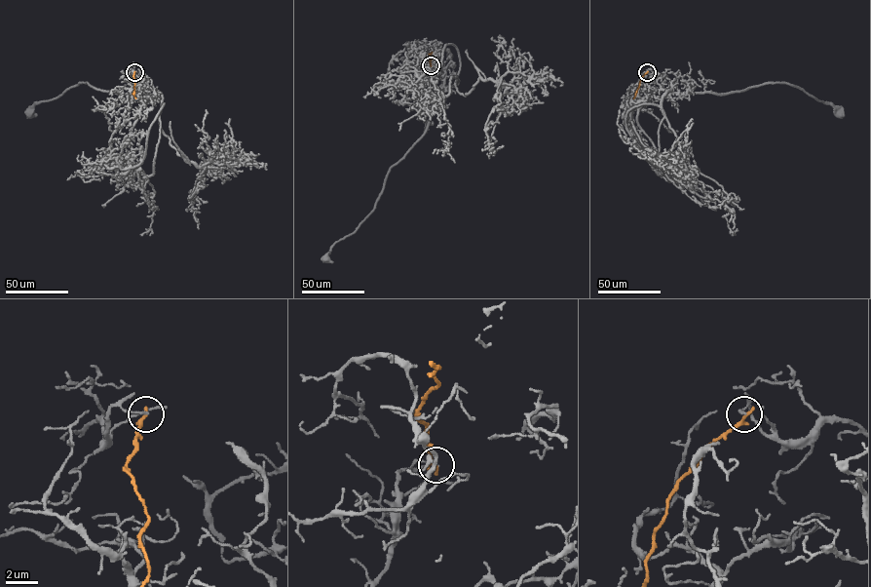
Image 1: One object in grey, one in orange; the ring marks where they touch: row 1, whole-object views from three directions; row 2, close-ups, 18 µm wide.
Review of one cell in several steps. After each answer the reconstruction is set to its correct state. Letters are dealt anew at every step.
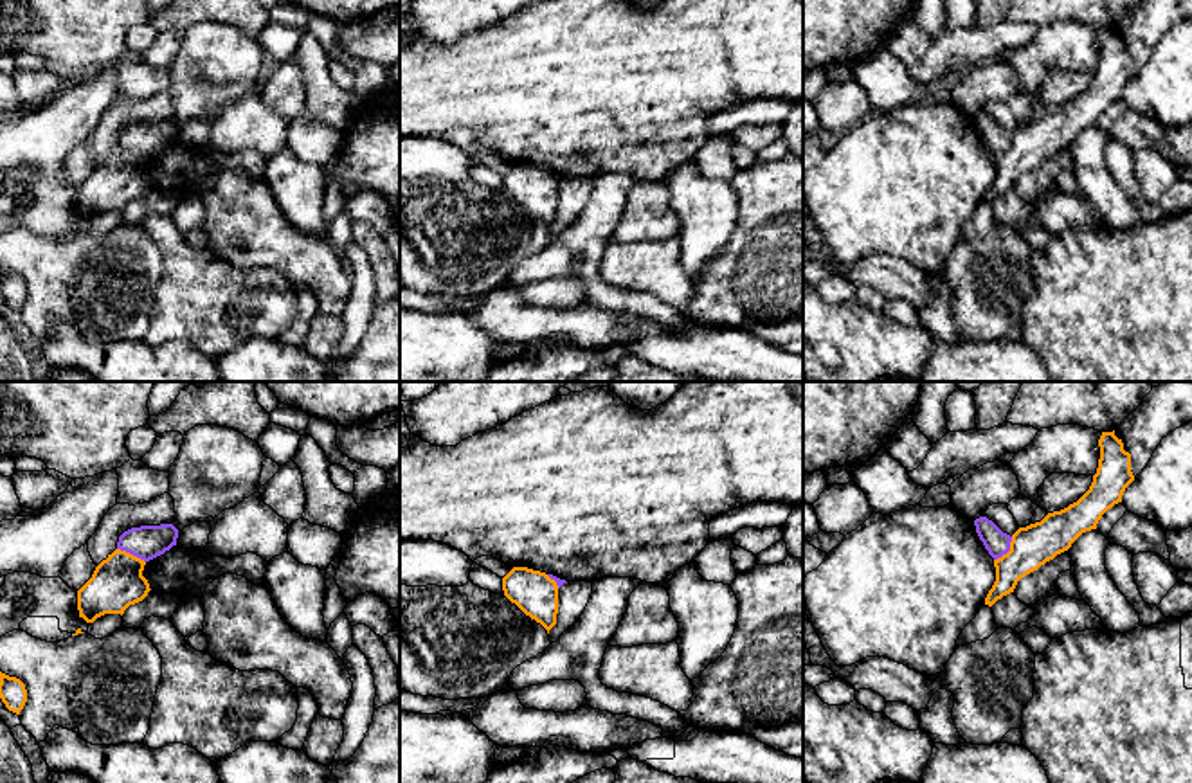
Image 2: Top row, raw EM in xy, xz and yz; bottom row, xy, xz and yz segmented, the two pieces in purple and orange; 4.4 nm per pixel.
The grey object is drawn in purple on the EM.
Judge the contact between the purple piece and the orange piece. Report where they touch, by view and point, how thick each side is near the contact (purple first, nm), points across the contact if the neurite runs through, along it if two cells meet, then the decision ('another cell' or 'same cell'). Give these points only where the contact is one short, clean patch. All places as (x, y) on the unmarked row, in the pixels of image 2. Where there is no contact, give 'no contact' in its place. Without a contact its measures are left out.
yz (1007, 148) | 110/190 nm | along yz (1012, 134), (1011, 144), (994, 157) | another cell

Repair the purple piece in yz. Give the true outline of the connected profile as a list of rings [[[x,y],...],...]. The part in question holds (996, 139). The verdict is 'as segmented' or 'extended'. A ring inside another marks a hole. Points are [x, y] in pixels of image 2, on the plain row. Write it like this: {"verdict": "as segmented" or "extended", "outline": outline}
{"verdict": "as segmented", "outline": [[[980,113],[974,117],[974,122],[980,137],[994,157],[1010,148],[1012,133],[1003,130],[992,117]]]}

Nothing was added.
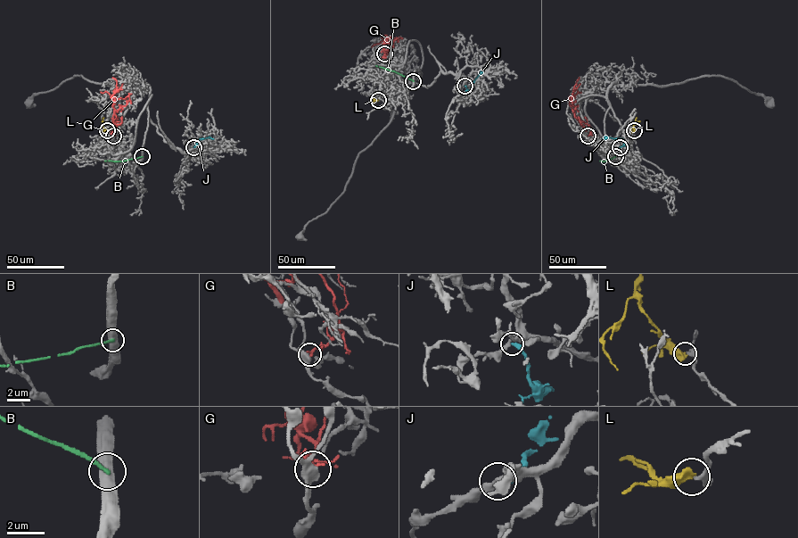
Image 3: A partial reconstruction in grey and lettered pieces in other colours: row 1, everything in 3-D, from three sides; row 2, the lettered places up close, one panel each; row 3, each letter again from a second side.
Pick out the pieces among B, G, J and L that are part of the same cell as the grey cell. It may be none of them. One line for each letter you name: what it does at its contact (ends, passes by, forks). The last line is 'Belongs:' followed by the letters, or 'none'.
L: it ends
Belongs: L

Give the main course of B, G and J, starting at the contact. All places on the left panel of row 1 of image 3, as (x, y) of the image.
B: (143, 156), (124, 161), (104, 161)
G: (113, 136), (111, 97), (117, 84), (112, 78)
J: (193, 147), (200, 138), (213, 138)

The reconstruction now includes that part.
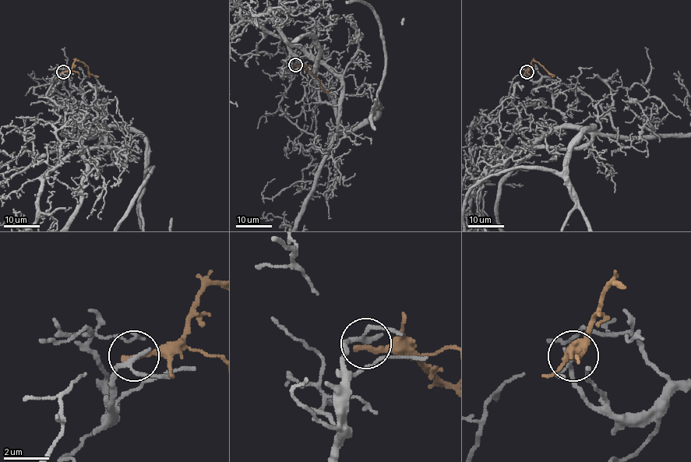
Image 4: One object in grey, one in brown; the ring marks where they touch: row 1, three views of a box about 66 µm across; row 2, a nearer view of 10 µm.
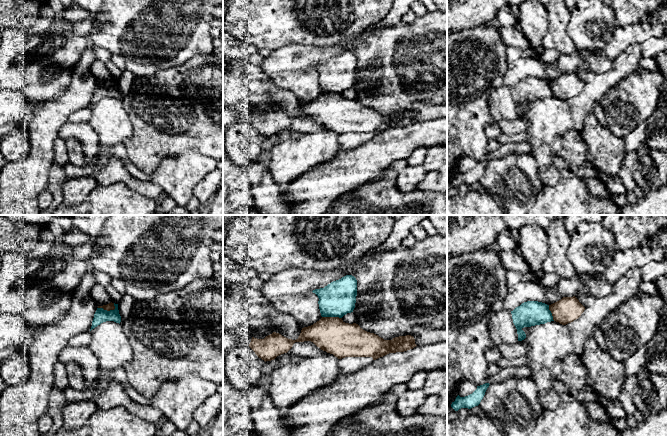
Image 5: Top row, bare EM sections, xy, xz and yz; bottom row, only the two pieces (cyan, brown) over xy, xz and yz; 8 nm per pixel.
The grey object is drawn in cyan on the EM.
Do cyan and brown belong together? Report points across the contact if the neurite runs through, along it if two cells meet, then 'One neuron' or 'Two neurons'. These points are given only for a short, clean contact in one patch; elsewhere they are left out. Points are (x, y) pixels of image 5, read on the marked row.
Boundary: xy (115, 306), (110, 310), (98, 307). Two neurons

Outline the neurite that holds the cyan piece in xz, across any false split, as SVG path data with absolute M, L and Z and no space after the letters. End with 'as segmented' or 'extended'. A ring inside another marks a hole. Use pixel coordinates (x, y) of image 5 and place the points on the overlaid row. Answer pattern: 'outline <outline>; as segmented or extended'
outline M346 275L333 281L324 288L312 291L318 298L322 317L342 318L353 312L357 296L357 280L352 275Z; as segmented

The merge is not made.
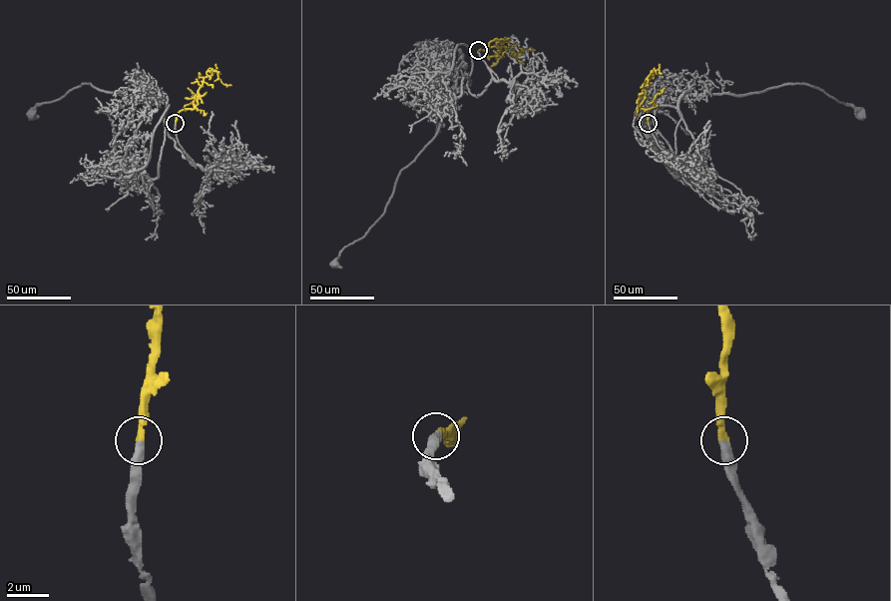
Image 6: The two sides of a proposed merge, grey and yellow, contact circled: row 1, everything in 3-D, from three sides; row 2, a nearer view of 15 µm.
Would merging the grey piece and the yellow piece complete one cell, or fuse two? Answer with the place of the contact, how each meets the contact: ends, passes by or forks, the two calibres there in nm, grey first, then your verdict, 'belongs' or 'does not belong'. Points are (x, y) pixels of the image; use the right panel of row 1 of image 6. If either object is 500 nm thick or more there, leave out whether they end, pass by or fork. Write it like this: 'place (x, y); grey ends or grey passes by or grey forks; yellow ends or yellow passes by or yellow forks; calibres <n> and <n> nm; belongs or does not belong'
place (648, 123); grey ends; yellow ends; calibres 440 and 300 nm; belongs

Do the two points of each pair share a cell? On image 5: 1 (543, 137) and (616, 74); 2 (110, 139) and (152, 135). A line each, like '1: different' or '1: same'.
1: same
2: different

